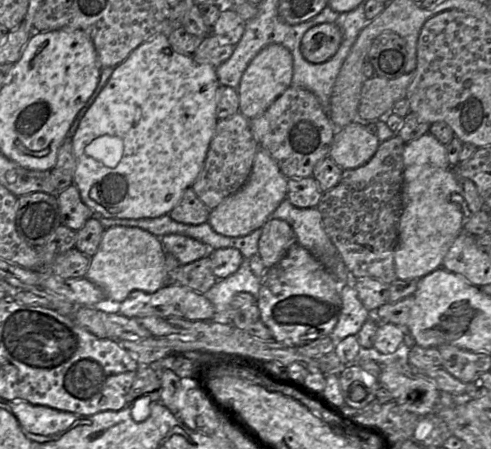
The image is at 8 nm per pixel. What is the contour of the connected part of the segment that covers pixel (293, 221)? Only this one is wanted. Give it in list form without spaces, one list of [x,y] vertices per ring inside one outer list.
[[[285,198],[271,217],[287,221],[295,232],[297,243],[311,253],[316,250],[323,255],[337,251],[324,229],[317,207],[298,208]]]

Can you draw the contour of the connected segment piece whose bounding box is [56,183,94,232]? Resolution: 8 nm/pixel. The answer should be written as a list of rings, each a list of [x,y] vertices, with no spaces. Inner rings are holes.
[[[74,183],[57,192],[56,196],[61,223],[75,232],[94,216],[94,211],[82,201],[79,189]]]

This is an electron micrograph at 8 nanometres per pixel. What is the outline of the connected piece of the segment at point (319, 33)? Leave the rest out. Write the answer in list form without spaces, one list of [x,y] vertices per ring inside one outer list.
[[[322,23],[310,28],[301,41],[303,56],[311,63],[331,59],[342,42],[342,32],[336,23]]]

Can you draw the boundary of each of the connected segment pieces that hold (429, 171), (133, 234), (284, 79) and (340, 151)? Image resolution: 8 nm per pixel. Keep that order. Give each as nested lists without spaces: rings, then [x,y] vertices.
[[[430,133],[405,144],[403,150],[402,211],[394,253],[397,279],[420,279],[442,266],[444,257],[466,221],[459,205],[459,186],[447,158],[446,146]]]
[[[131,226],[109,227],[103,233],[97,252],[90,258],[86,278],[103,290],[105,299],[121,303],[134,290],[153,293],[166,285],[165,256],[161,238],[150,232]]]
[[[272,43],[264,47],[250,62],[237,89],[240,99],[240,113],[248,119],[256,118],[292,85],[293,56],[284,45]]]
[[[351,123],[337,129],[328,156],[343,170],[367,163],[380,144],[378,137],[366,125]]]

